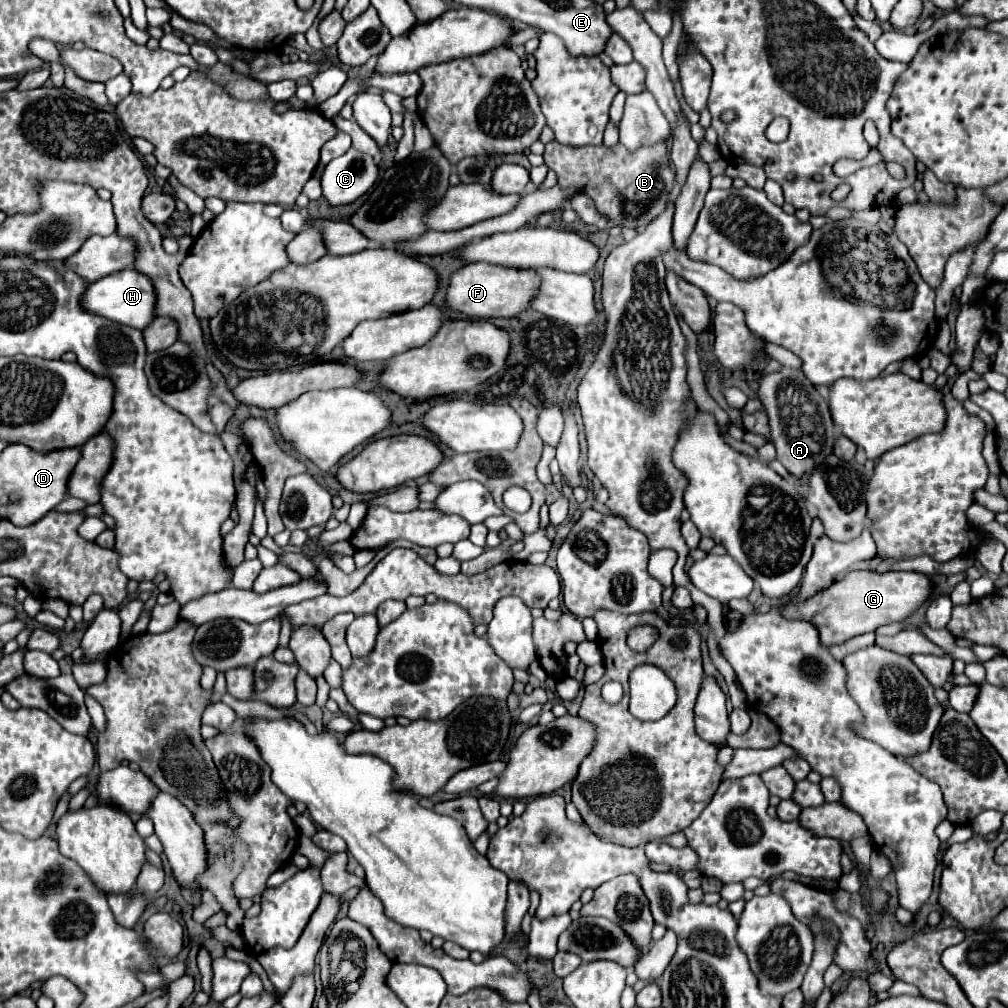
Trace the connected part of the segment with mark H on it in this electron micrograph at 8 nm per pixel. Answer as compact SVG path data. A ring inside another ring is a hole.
M126 269L126 271L116 271L112 275L106 275L104 279L98 279L96 283L88 285L84 297L82 297L84 309L90 313L108 317L116 323L124 323L136 329L146 329L154 319L156 319L156 291L152 281L138 273L136 269Z

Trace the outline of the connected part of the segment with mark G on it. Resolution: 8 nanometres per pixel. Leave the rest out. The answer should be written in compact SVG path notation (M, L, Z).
M850 571L842 581L836 581L830 589L816 593L816 597L808 599L808 605L786 605L784 615L788 619L802 617L814 623L820 631L820 641L824 645L842 643L850 637L876 631L882 625L904 621L918 607L922 607L932 593L932 583L924 573L916 571Z

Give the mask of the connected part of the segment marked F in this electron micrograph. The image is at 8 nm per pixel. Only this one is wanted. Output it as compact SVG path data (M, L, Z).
M480 261L480 263L470 263L452 275L446 291L446 301L448 309L460 311L468 317L480 317L480 319L516 317L518 313L530 309L530 303L538 295L540 283L542 279L534 269L516 269Z

